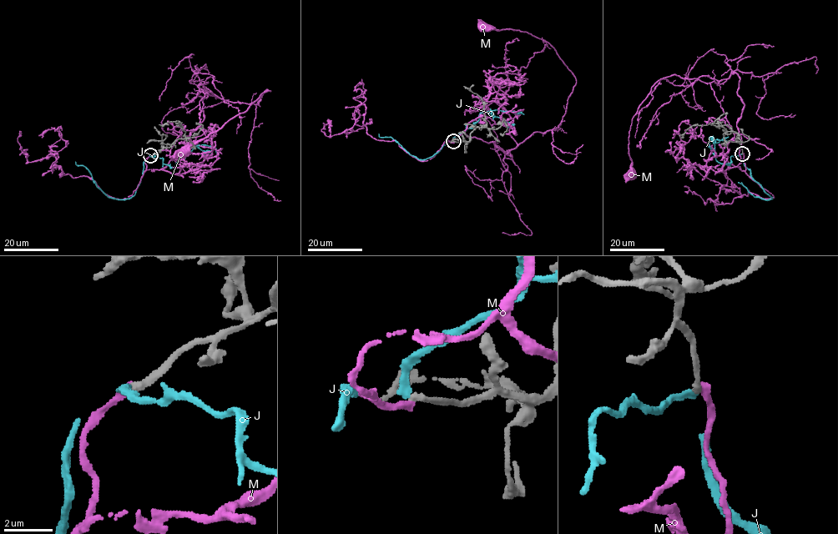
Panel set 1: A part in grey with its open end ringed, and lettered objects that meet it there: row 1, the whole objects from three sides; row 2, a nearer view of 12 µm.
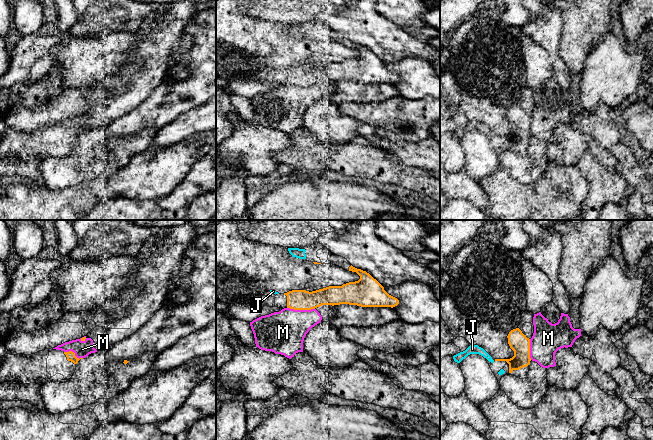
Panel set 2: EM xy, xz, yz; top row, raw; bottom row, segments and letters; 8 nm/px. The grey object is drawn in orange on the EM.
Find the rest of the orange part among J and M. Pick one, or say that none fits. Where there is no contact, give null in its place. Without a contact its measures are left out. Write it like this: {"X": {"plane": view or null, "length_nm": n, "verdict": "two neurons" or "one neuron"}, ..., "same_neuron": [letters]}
{"J": {"plane": null, "verdict": "one neuron"}, "M": {"plane": "xz", "length_nm": 220, "verdict": "two neurons"}, "same_neuron": ["J"]}

